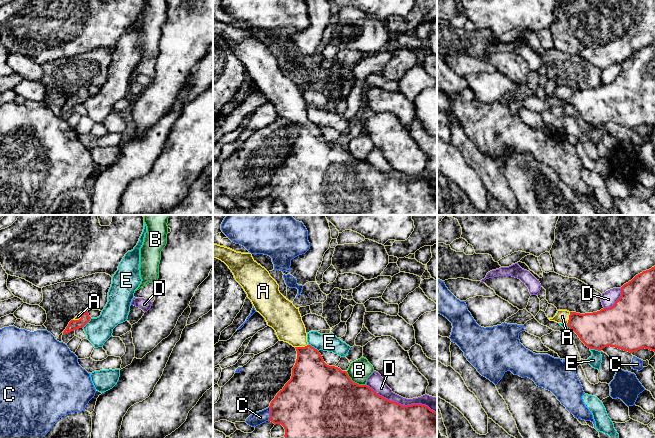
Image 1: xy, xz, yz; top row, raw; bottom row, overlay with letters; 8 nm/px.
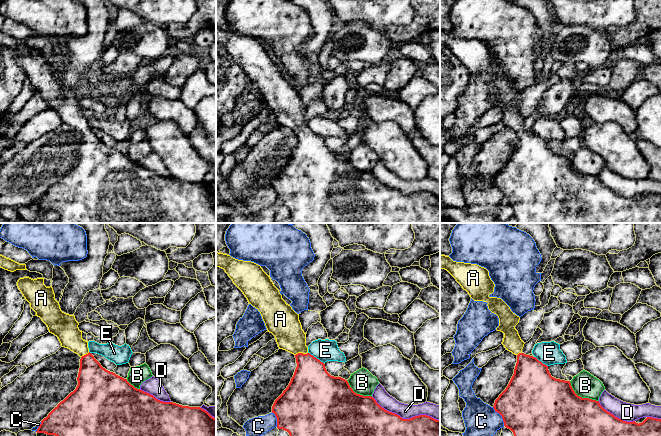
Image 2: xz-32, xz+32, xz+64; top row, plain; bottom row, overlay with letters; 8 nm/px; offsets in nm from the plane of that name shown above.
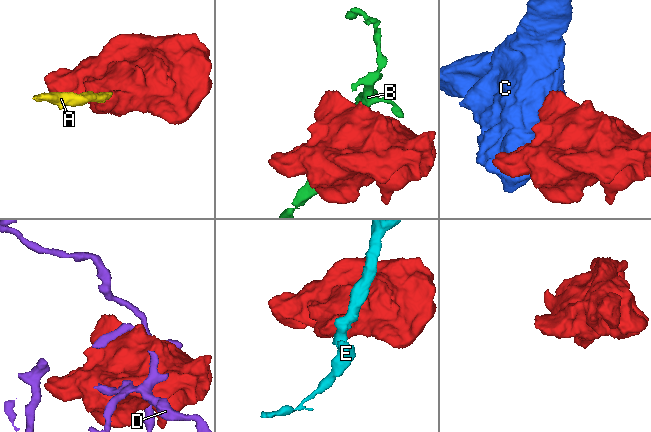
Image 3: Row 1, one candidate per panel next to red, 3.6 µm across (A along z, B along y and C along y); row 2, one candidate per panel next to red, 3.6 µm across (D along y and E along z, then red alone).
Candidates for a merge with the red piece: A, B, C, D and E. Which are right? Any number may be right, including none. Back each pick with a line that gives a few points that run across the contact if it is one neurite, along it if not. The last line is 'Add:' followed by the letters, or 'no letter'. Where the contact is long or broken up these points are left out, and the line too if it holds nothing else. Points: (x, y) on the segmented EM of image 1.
A: line xz (311, 376), (309, 359), (301, 347), (298, 338), (286, 320)
Add: A

